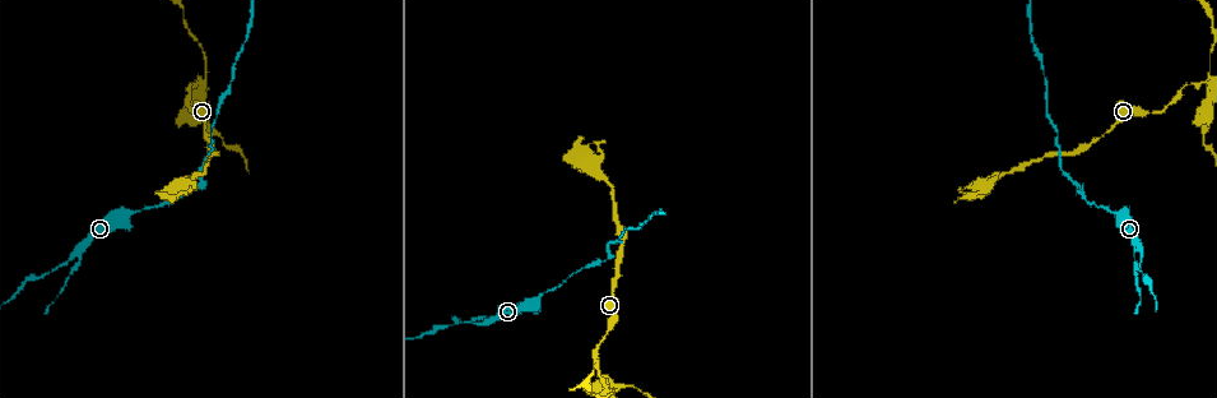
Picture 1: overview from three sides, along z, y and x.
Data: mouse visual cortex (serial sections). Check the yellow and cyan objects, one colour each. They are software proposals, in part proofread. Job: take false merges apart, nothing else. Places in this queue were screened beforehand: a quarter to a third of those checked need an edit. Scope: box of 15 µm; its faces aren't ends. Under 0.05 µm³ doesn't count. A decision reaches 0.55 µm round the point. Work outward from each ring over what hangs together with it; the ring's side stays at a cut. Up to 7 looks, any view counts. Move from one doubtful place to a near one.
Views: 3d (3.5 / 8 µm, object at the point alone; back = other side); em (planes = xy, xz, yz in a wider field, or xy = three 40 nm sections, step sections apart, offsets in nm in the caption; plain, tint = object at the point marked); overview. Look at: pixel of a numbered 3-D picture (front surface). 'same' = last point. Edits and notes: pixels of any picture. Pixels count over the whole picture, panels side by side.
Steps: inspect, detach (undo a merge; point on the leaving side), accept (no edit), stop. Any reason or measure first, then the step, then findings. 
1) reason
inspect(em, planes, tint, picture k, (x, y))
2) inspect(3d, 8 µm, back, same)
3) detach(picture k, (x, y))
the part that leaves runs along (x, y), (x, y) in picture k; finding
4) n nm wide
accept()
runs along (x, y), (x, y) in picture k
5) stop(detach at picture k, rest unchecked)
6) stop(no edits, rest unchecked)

sharp bend
inspect(em, planes, tint, picture 1, (195, 83))

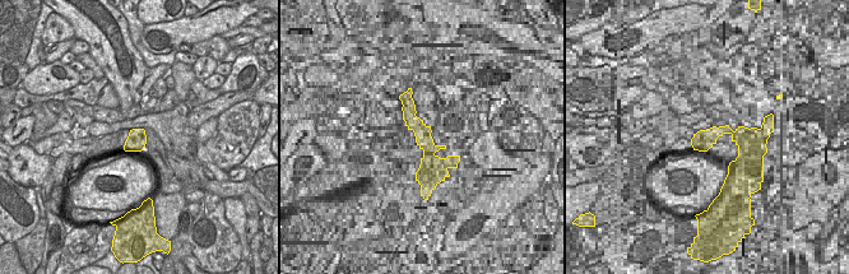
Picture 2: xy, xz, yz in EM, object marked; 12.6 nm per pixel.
inspect(3d, 3.5 µm, same)

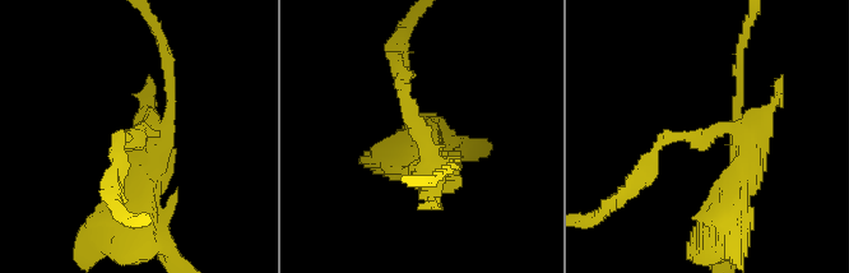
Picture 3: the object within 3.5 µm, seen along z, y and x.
detach(picture 3, (740, 75))
a second cell is stuck on

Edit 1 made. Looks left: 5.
redraw
inspect(overview)

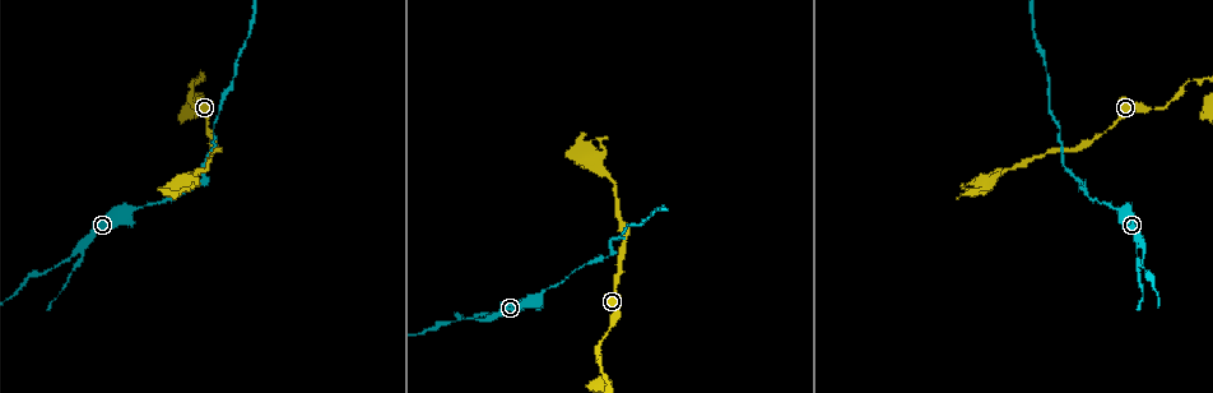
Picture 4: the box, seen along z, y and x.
thick turns thin
inspect(3d, 3.5 µm, picture 4, (75, 253))

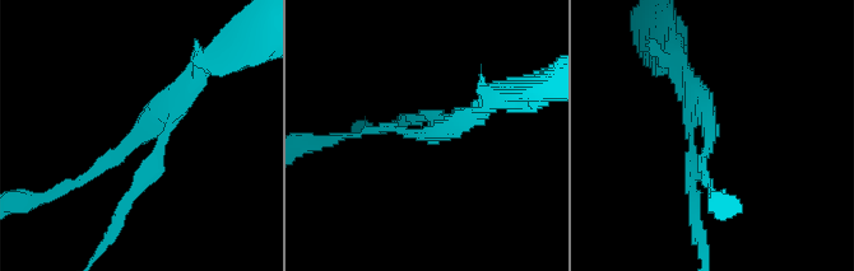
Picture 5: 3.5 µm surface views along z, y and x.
inspect(em, xy, step 2, tint, picture 5, (424, 135))

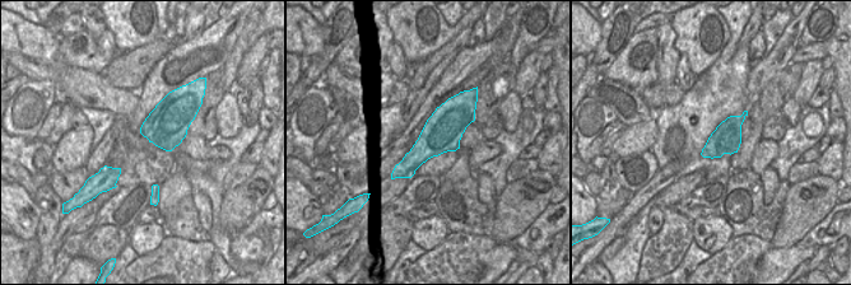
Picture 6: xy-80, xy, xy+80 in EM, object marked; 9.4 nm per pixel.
detach(picture 5, (149, 163))
the part that leaves runs along (170, 121), (158, 159), (111, 230) in picture 5; a second cell is stuck on

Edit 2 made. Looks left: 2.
stop(detach at picture 3, detach at picture 5, rest unchecked)

